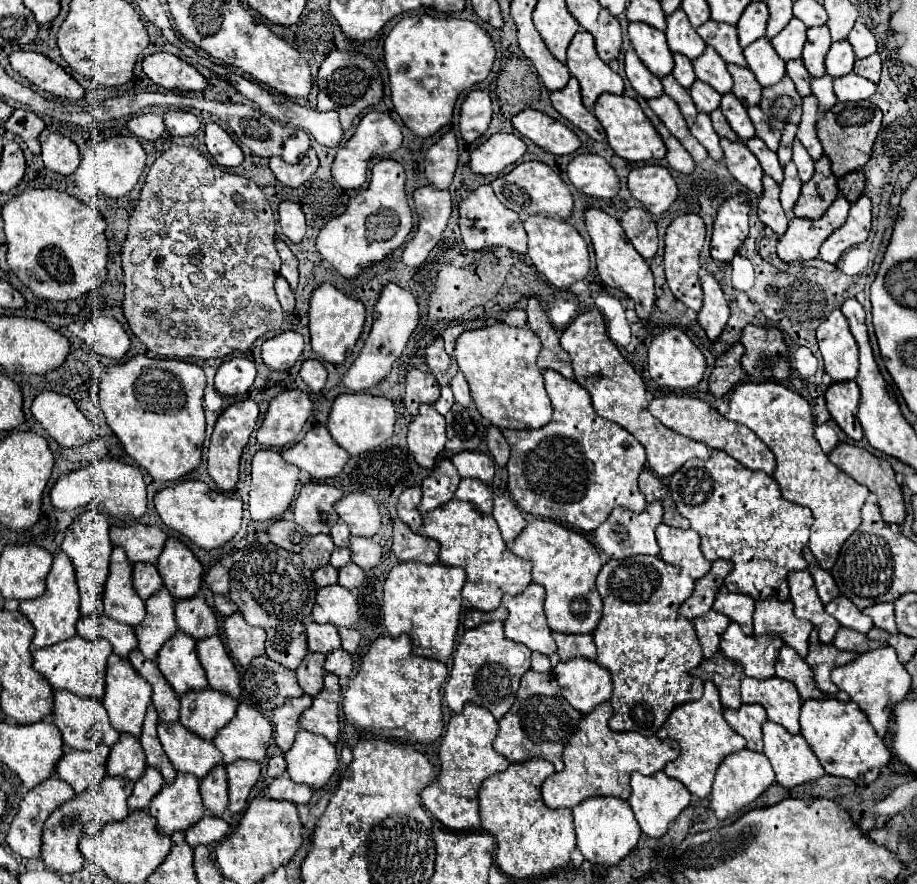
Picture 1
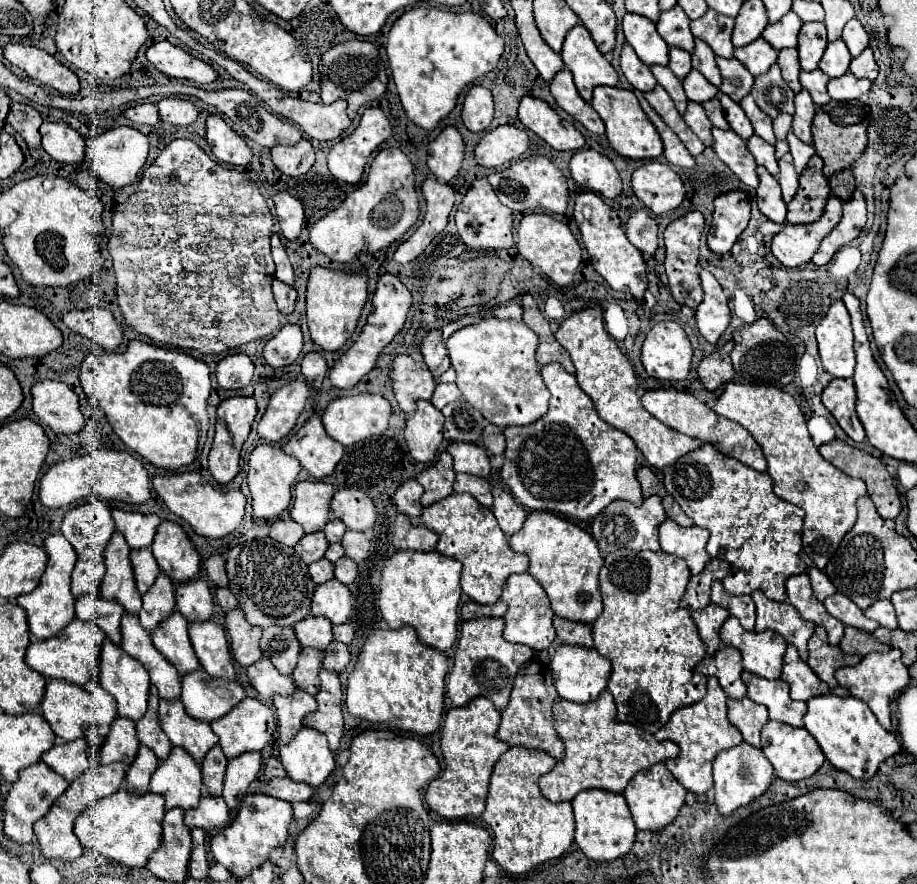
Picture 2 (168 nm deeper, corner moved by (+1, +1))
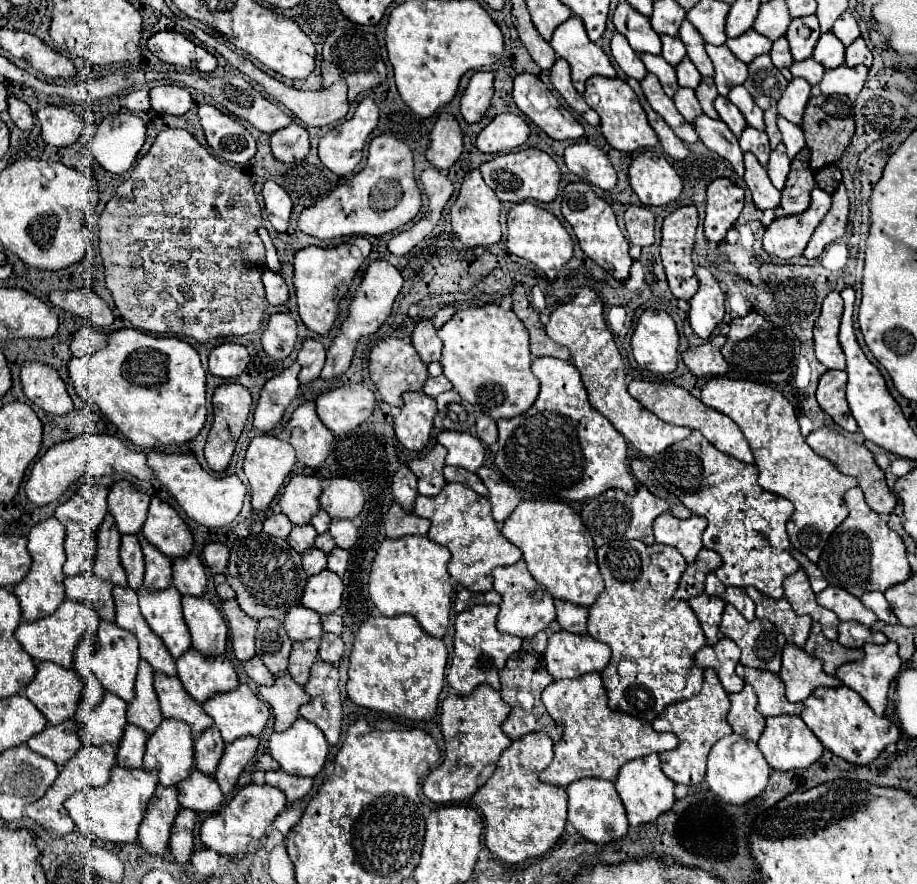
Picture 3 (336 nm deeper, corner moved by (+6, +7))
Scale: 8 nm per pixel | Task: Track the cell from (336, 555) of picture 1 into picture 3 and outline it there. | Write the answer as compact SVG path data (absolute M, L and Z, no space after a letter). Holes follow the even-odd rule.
M324 532L324 534L318 534L316 536L316 544L314 544L318 550L322 550L322 552L330 552L336 544L334 544L334 538L328 534L328 532Z

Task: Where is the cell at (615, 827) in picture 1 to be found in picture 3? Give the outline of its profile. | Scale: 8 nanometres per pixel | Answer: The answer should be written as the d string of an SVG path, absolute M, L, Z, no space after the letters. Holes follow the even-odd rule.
M582 778L572 782L568 788L568 822L590 842L608 844L620 840L628 832L626 810L622 800L614 788L614 782L596 780L596 778Z

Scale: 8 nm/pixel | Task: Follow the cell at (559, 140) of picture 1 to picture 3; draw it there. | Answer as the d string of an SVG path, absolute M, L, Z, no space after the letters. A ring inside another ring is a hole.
M518 74L514 80L516 106L550 138L554 140L578 140L584 134L582 124L554 98L548 86L534 74Z

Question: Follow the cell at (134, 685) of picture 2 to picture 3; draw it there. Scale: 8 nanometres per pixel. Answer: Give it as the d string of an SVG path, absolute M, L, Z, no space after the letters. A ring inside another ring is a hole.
M100 620L98 630L94 634L86 632L86 636L80 640L80 644L74 650L74 668L78 672L92 672L100 680L104 690L120 696L126 702L132 702L134 698L138 660L140 660L140 652L138 652L136 636L116 626L114 622L104 622L104 620Z

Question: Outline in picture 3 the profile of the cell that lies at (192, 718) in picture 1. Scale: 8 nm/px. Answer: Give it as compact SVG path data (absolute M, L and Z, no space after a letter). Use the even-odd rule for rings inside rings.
M190 648L176 660L176 668L186 692L196 702L204 702L218 692L228 692L238 686L236 670L226 656L204 658L204 654Z

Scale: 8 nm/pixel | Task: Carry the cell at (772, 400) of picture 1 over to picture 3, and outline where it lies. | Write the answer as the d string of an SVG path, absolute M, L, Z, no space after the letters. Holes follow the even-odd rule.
M714 376L702 386L700 394L700 400L706 406L730 416L742 430L752 448L754 464L760 472L760 486L768 492L784 496L794 504L794 514L786 522L790 544L816 562L830 534L848 516L842 496L846 490L858 486L856 478L842 474L830 460L824 460L812 452L800 434L792 404L768 384Z

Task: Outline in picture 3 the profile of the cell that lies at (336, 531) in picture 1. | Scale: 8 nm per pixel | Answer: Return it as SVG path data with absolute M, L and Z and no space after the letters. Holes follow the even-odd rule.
M318 510L318 514L314 514L314 516L312 516L310 524L316 528L316 532L318 532L318 534L322 534L322 532L326 532L326 530L328 530L328 526L330 526L330 516L328 516L324 510Z

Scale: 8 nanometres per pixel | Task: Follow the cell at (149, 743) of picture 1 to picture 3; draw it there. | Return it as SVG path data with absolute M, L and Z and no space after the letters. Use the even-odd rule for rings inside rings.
M140 658L136 686L134 686L134 702L128 704L126 716L128 722L140 726L142 730L146 730L146 734L152 734L162 722L162 712L160 712L158 696L152 686L152 678L154 678L152 666L148 666L148 662Z

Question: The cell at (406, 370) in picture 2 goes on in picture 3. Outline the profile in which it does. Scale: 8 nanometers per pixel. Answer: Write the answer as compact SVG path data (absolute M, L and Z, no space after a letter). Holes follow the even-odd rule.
M382 338L378 344L374 344L370 350L370 356L368 356L368 368L370 368L370 378L376 386L376 390L380 392L382 400L396 408L400 408L404 404L402 402L404 392L422 390L422 386L428 378L426 364L420 360L414 346L410 342L404 342L402 338Z

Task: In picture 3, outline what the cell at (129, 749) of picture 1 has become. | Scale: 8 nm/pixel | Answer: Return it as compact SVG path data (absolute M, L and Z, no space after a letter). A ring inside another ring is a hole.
M104 692L98 706L80 704L76 718L90 730L92 744L112 744L118 746L124 726L126 726L126 708L128 704L114 694Z

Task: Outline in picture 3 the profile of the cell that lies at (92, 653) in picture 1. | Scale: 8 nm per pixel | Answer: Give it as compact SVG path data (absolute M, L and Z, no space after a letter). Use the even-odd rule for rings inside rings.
M64 600L54 614L34 620L34 622L22 622L16 628L16 640L32 656L34 662L54 662L64 668L72 668L76 646L80 644L82 636L88 630L96 630L96 626L98 626L98 614L96 610L92 610L92 606L88 606L86 602Z

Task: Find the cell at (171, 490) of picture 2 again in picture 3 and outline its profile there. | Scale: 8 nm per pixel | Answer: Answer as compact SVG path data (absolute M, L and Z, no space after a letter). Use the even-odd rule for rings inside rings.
M158 450L148 452L148 466L154 470L158 480L168 488L168 492L178 500L180 508L198 524L208 528L220 528L230 524L242 510L242 500L246 494L244 484L238 476L216 478L198 464L192 454L164 454Z

